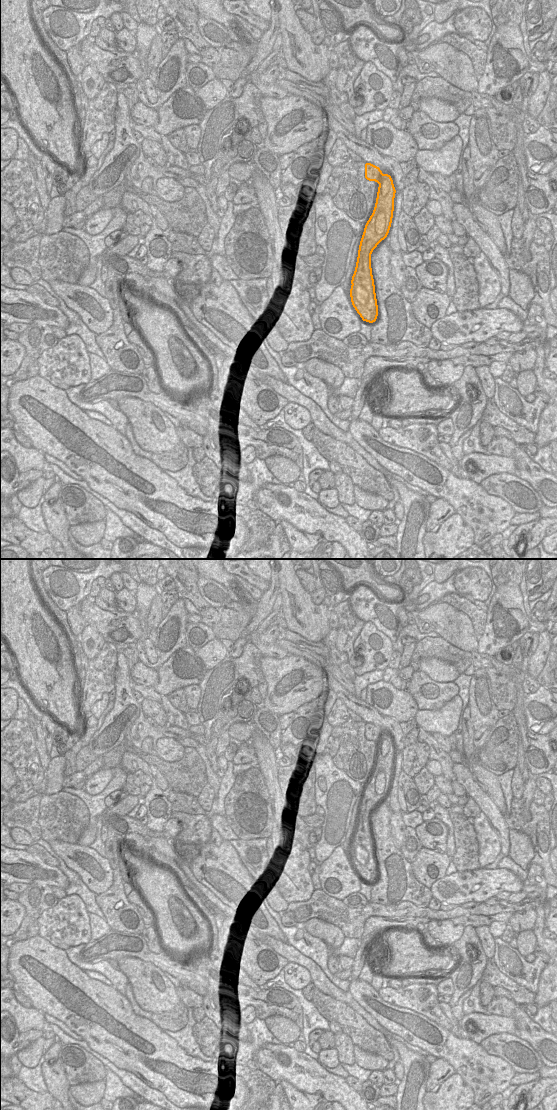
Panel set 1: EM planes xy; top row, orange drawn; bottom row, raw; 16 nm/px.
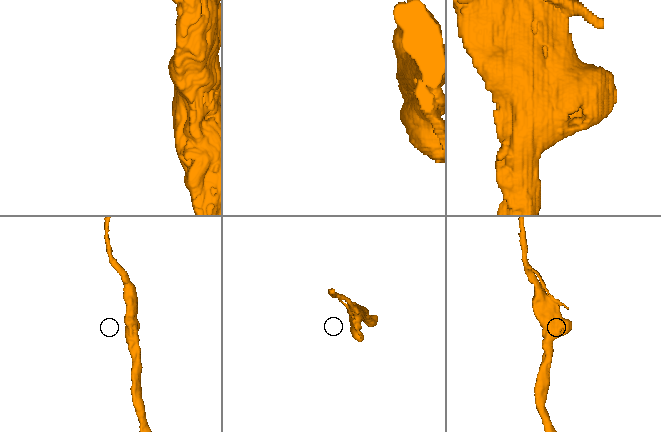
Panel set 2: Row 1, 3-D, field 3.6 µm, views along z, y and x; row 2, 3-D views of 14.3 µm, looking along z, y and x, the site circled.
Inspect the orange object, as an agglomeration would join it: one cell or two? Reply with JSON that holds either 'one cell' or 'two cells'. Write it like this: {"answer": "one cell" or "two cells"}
{"answer": "one cell"}

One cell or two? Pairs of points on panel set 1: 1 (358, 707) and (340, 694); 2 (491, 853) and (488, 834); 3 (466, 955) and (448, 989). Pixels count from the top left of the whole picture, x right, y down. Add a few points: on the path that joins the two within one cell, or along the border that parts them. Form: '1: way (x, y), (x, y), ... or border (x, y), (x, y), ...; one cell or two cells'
1: way (354, 704), (344, 696); one cell
2: way (489, 848), (489, 839); one cell
3: border (447, 975), (453, 987), (451, 996); two cells

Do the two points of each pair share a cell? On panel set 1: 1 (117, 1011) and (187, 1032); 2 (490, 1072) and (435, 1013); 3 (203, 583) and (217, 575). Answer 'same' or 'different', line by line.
1: different
2: different
3: different

